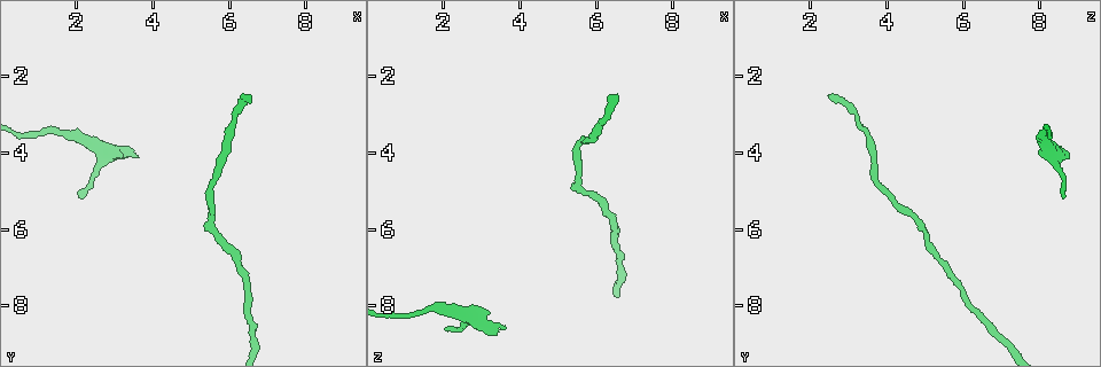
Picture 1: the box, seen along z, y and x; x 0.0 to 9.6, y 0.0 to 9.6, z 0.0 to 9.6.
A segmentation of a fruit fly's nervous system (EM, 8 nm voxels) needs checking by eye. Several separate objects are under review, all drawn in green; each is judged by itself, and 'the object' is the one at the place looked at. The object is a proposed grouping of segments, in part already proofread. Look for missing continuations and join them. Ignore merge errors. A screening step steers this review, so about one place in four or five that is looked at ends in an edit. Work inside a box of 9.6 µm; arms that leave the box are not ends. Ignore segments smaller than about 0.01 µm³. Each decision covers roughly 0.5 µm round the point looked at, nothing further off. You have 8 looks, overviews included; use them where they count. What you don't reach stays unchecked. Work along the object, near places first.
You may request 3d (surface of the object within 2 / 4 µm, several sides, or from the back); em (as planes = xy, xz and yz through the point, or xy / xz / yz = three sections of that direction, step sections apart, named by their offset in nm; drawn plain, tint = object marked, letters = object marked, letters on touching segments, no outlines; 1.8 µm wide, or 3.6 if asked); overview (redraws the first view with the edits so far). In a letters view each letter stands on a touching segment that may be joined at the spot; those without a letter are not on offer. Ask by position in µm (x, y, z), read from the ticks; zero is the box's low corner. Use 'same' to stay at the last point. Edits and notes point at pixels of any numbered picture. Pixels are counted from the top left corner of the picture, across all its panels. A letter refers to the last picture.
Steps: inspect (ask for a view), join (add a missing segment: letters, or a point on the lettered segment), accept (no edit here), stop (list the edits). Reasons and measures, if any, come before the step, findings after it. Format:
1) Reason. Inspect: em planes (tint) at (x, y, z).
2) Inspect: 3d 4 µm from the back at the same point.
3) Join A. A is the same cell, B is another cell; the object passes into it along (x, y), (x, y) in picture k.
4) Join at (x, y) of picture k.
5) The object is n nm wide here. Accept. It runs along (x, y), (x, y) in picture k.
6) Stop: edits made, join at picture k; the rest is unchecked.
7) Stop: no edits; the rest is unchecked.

Inspect: em planes (plain) at (1.90, 3.60, 8.15).

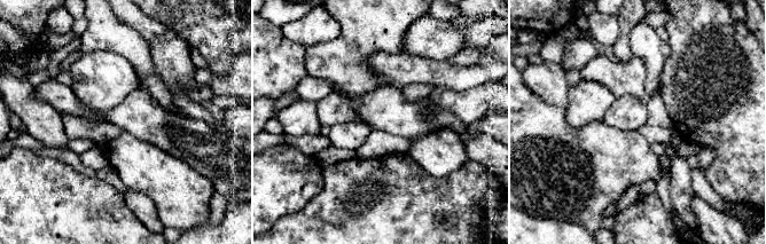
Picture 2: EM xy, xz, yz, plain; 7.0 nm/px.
Inspect: em planes (tint) at the same point.

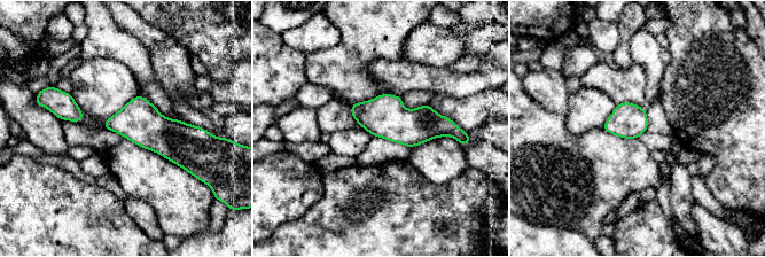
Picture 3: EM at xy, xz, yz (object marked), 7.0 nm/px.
What lies round it. Inspect: em planes (letters) at the same point.

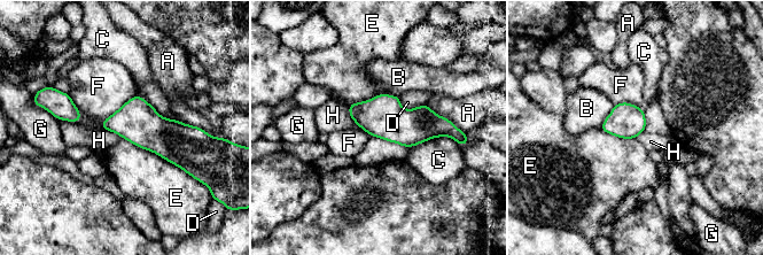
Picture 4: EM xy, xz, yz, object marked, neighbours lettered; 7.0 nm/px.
The longest contact is with E, 550 nm. Accept. A, B, C, D, E, F, G and H are other cells; a border runs along (348, 105), (349, 116), (361, 129) in picture 4; no lettered segment goes on from it.

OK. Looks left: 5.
Thin end. Inspect: 3d 4 µm at (2.10, 5.15, 8.65).

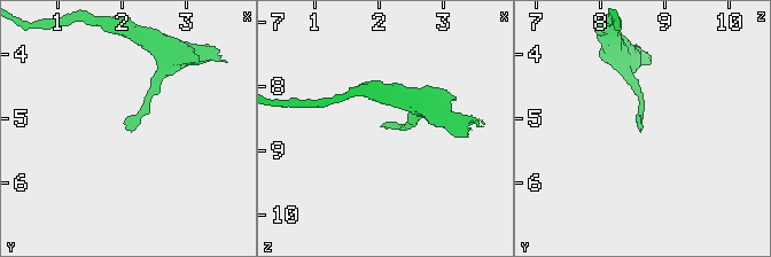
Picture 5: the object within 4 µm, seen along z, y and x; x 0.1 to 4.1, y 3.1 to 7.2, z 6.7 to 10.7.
Shape alone is not enough. Inspect: em planes (tint) at (2.15, 5.25, 8.60).

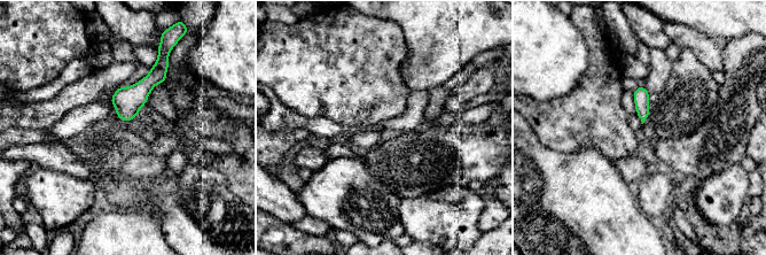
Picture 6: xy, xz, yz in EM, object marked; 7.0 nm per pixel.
Inspect: em planes (letters) at the same point.

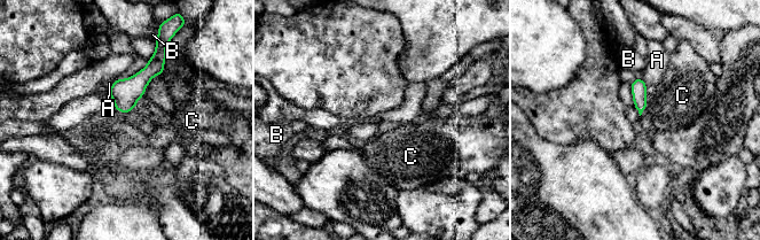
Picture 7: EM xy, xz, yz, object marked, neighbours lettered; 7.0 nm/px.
The object is 100 nm wide here. Accept. A, B and C are other cells; a border runs along (648, 101), (645, 110) in picture 7; none of them fits.

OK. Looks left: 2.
Tapers out. Inspect: 3d 4 µm at (6.55, 2.45, 2.50).

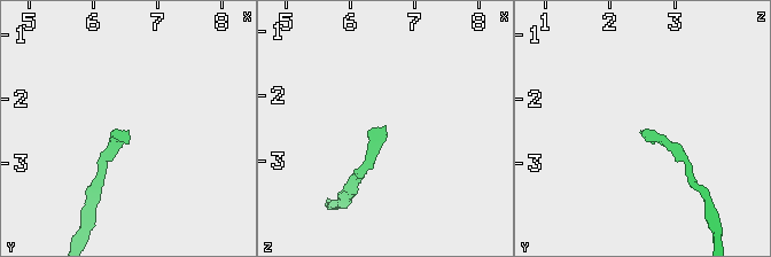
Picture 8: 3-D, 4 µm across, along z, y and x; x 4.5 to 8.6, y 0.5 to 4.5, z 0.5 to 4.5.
Inspect: em xy step 4 (letters) at (6.55, 2.45, 2.45).

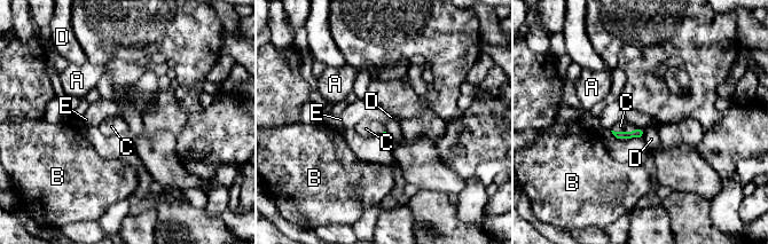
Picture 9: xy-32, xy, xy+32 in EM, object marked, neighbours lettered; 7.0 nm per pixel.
The longest contact is with C, 190 nm. Join C. C is the same cell, A, B, D and E are other cells; the neuron continues.

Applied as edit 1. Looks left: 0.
Stop: edits made, join at picture 9; the rest is unchecked.

